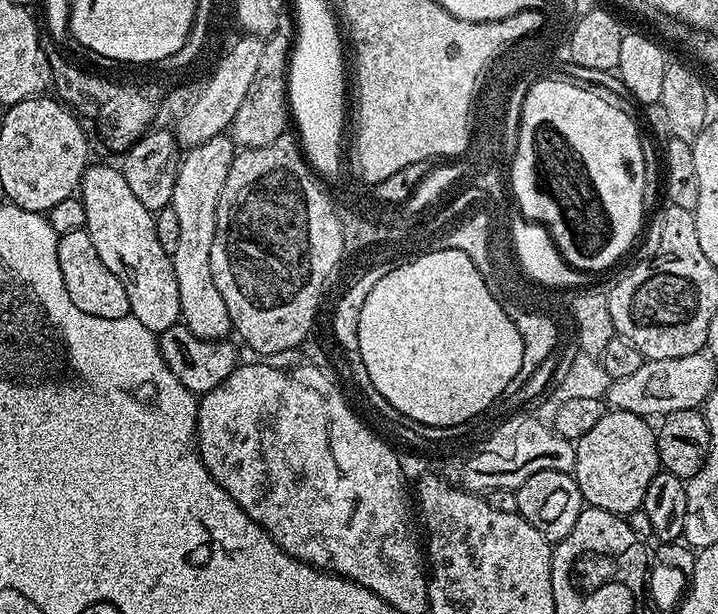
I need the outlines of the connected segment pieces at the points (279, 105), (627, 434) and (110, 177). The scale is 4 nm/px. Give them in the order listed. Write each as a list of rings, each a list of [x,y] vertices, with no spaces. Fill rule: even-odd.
[[[277,30],[264,40],[262,66],[258,66],[258,74],[254,78],[254,86],[250,86],[250,94],[246,94],[246,102],[238,106],[238,114],[234,114],[230,135],[241,149],[270,146],[278,135],[287,133],[290,128],[290,109],[288,106],[288,62],[290,59],[290,36],[284,30]]]
[[[605,411],[602,418],[588,431],[581,440],[575,441],[576,471],[574,473],[578,486],[584,495],[585,505],[601,508],[616,516],[627,518],[635,508],[643,505],[646,498],[646,486],[650,486],[650,478],[654,478],[660,468],[660,459],[656,449],[656,433],[653,425],[645,417],[629,412]]]
[[[89,163],[78,189],[80,200],[87,208],[87,229],[98,258],[106,262],[106,270],[126,286],[130,298],[130,315],[146,330],[157,334],[181,323],[178,278],[170,253],[162,250],[154,213],[146,210],[138,197],[130,191],[123,171],[108,164]]]

